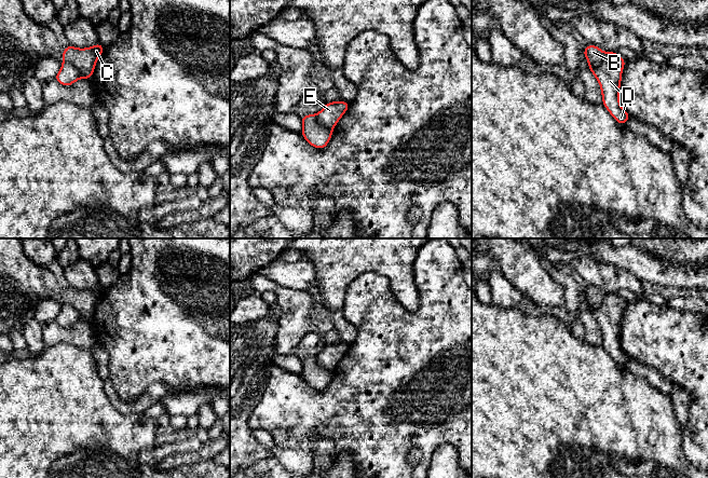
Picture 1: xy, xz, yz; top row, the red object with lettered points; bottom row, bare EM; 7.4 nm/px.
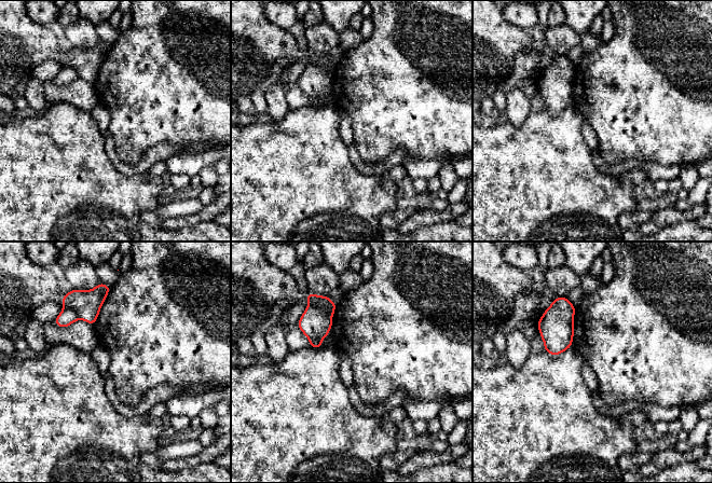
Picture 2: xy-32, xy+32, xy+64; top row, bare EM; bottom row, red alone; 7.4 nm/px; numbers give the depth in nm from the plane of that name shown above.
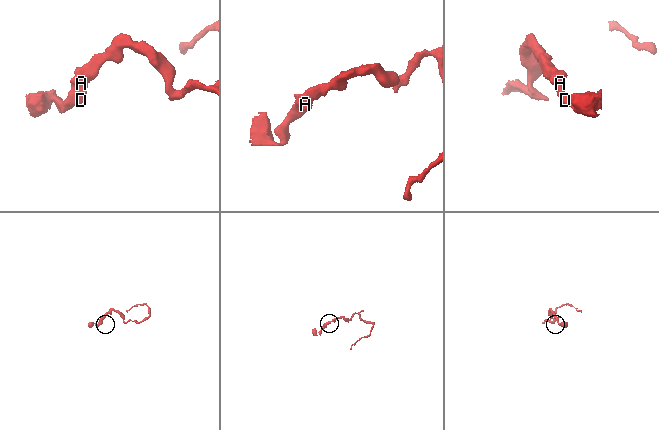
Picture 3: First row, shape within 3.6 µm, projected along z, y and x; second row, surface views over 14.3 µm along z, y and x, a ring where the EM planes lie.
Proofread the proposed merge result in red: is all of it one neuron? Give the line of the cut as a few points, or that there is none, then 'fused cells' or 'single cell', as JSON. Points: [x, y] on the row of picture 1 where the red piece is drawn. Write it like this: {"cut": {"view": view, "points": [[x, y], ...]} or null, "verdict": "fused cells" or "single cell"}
{"cut": {"view": "xy", "points": [[64, 62], [72, 64], [86, 78]]}, "verdict": "fused cells"}

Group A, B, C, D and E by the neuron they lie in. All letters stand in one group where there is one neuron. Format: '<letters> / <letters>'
A D / B C E

